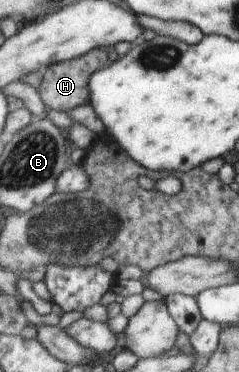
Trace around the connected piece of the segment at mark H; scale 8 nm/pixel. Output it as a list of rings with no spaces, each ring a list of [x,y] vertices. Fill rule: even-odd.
[[[95,48],[74,60],[63,60],[58,64],[50,65],[49,68],[44,69],[44,80],[39,89],[43,103],[49,110],[57,109],[65,112],[69,109],[75,109],[79,105],[85,105],[90,101],[88,81],[92,74],[107,65],[107,61],[109,61],[108,50]]]

